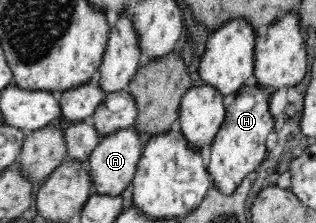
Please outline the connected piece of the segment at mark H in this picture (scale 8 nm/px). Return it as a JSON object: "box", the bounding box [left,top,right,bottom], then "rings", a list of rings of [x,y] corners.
{"box":[206,86,275,196],"rings":[[[245,86],[227,104],[223,125],[210,145],[209,165],[206,167],[214,187],[225,196],[235,192],[249,173],[257,171],[265,160],[268,153],[265,150],[265,141],[275,122],[269,112],[269,96],[269,93],[261,90],[259,86],[253,88]]]}

